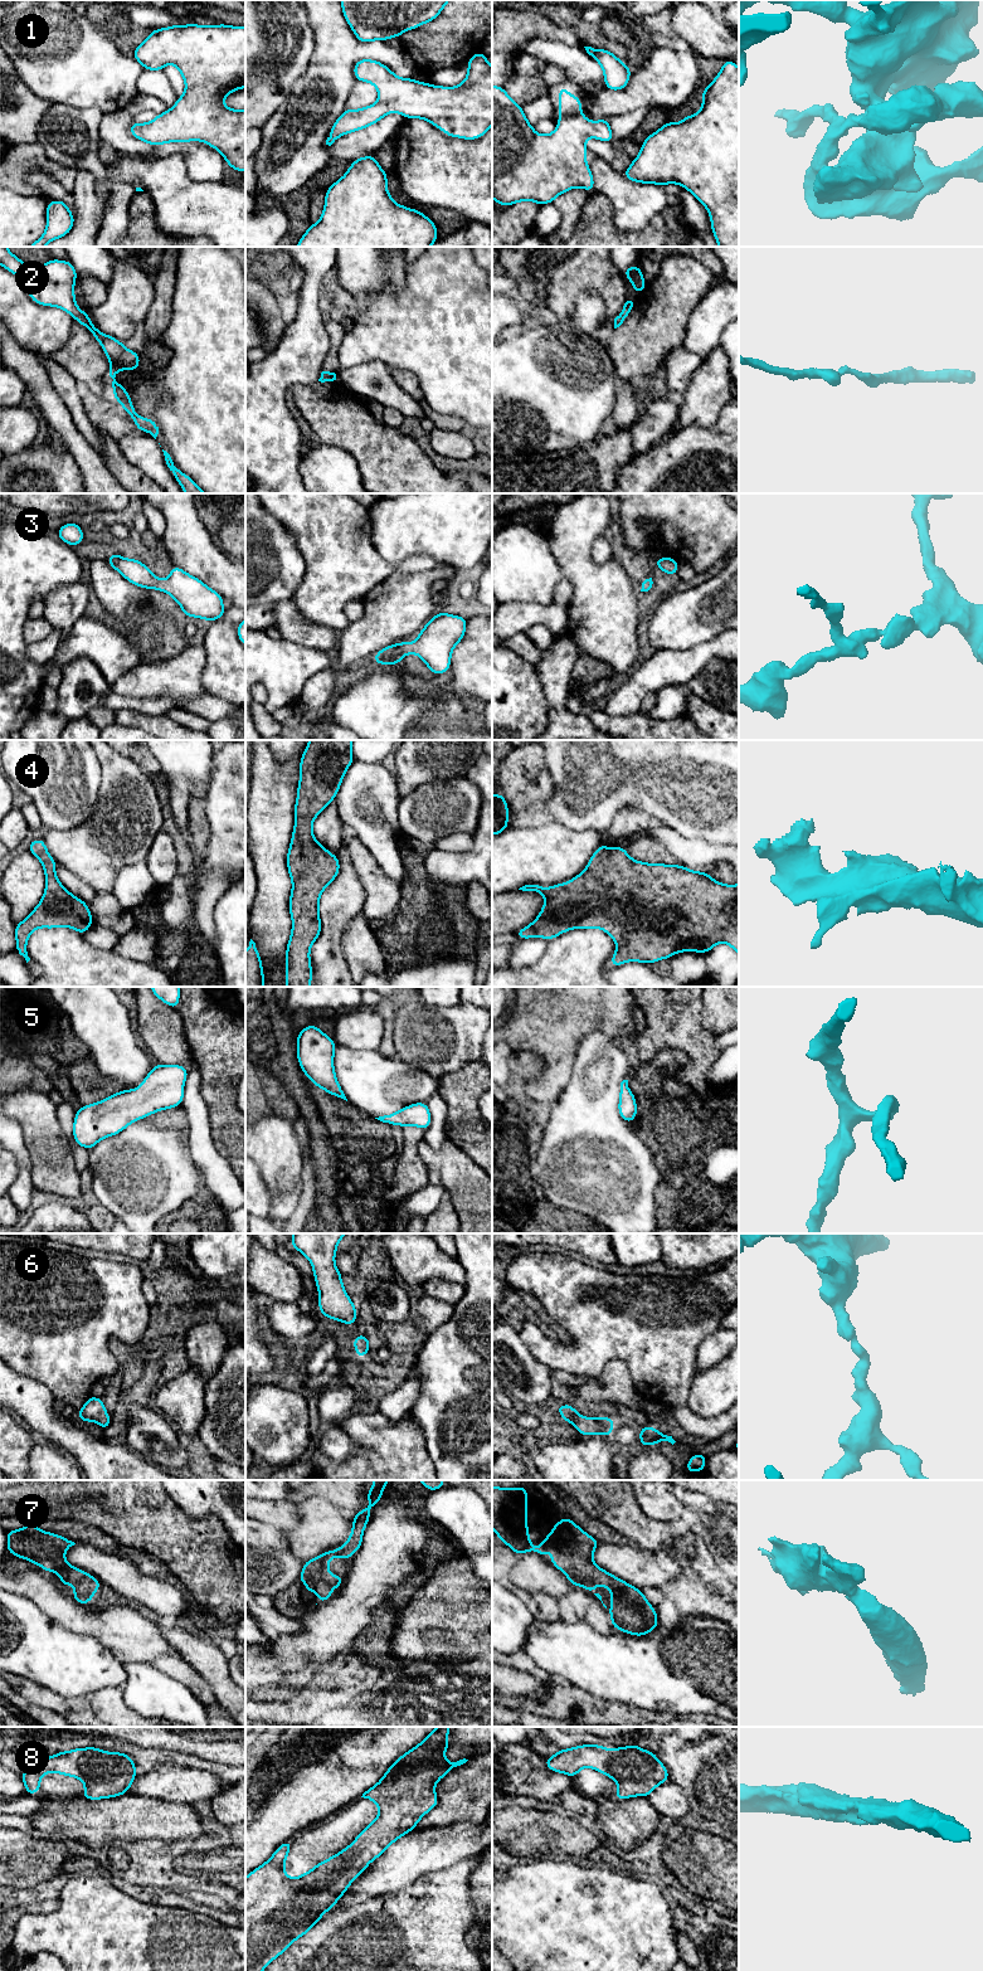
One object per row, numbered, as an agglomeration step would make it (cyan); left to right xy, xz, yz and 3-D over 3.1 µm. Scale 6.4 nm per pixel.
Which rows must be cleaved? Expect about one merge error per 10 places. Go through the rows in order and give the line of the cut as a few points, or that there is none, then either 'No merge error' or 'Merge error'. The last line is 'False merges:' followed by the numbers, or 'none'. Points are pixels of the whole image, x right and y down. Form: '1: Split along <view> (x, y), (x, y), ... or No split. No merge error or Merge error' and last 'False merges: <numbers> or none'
1: No split. No merge error
2: No split. No merge error
3: No split. No merge error
4: No split. No merge error
5: No split. No merge error
6: No split. No merge error
7: No split. No merge error
8: No split. No merge error
False merges: none

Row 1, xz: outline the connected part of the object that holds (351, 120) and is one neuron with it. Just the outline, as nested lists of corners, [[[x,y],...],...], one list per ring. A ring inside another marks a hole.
[[[482,52],[473,54],[468,59],[467,67],[467,77],[458,87],[442,87],[417,82],[413,78],[399,78],[379,60],[357,60],[354,65],[356,81],[375,86],[379,99],[361,110],[346,108],[334,123],[326,145],[331,146],[340,136],[366,128],[391,112],[399,112],[404,118],[423,118],[451,137],[481,138],[492,125],[492,67]]]

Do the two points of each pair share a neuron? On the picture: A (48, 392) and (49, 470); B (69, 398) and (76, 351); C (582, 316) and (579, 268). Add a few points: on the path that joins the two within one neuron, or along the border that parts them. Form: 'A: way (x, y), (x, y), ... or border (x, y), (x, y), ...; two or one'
A: border (62, 447), (74, 461), (79, 471); two
B: border (50, 356), (81, 385); two
C: border (603, 298), (593, 292), (582, 292), (568, 319); two

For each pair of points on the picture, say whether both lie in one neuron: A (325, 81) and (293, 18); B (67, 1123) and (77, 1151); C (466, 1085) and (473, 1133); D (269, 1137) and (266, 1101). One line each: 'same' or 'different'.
A: different
B: same
C: same
D: different

